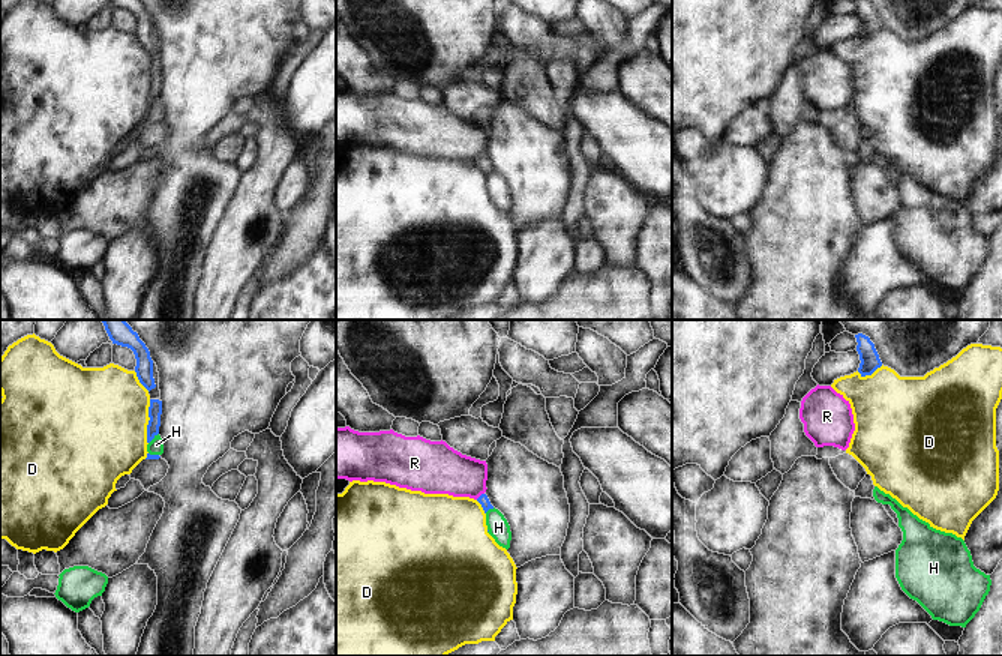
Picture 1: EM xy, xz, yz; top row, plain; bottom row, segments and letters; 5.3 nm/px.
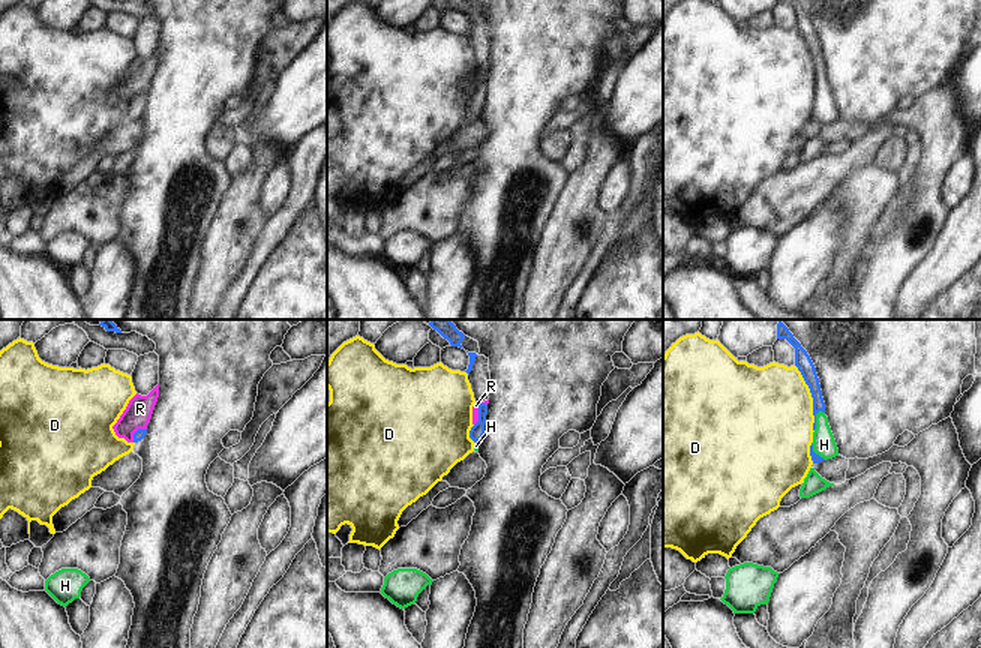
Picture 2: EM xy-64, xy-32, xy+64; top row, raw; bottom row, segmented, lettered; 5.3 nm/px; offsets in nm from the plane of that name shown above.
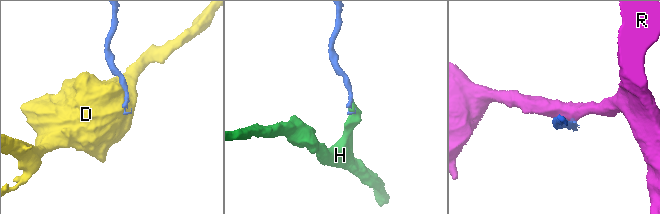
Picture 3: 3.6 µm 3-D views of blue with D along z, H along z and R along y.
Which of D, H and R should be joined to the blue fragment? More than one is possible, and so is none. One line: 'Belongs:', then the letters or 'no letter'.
Belongs: H

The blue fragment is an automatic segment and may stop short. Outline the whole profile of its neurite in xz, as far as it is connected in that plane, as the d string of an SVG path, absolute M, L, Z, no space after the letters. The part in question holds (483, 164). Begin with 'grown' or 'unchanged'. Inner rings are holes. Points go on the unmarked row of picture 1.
grown; M482 158L477 165L482 168L484 177L486 177L486 189L488 189L488 197L495 203L495 206L508 213L510 212L510 204L512 204L512 195L507 183L504 179L495 173L488 159Z

